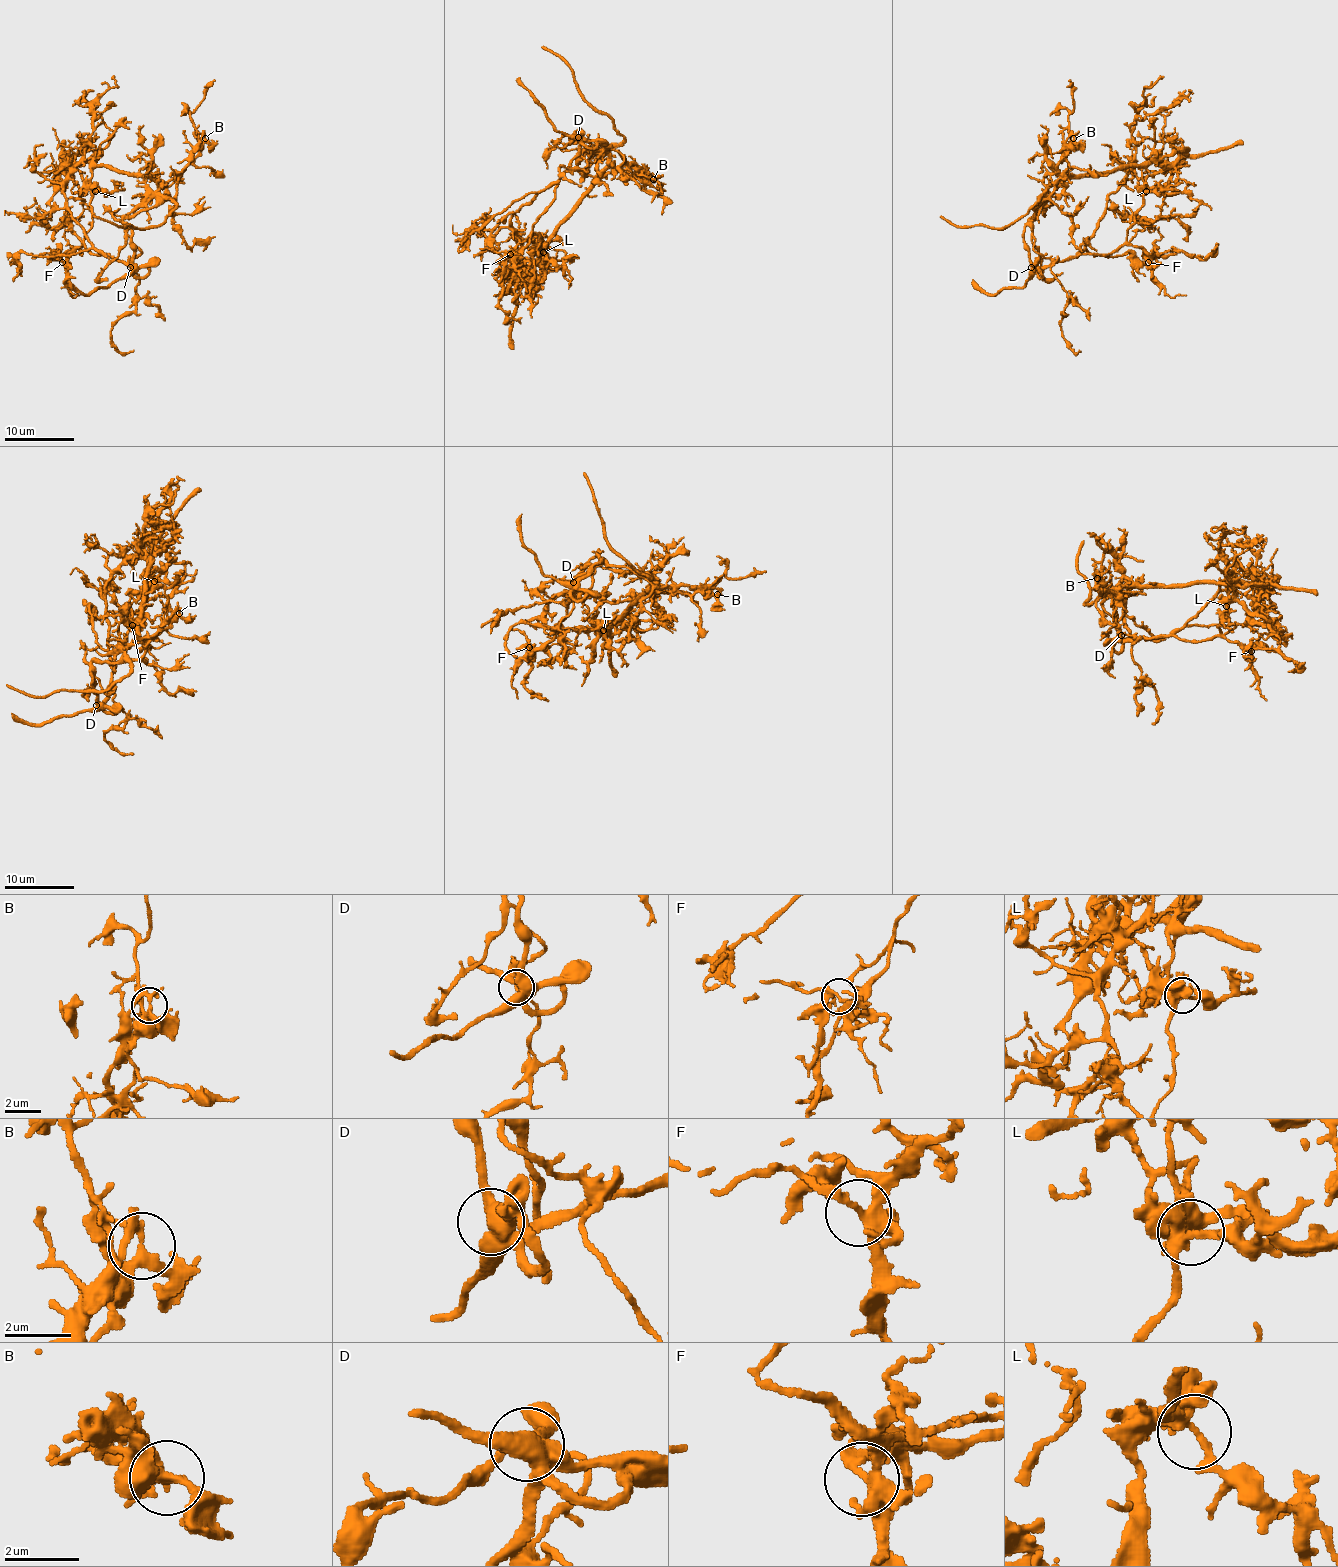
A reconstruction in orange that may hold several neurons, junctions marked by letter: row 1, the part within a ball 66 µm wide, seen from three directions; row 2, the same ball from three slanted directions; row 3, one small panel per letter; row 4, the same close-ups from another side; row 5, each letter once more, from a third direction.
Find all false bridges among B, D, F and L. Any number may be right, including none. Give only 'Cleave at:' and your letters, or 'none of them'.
Cleave at: B

